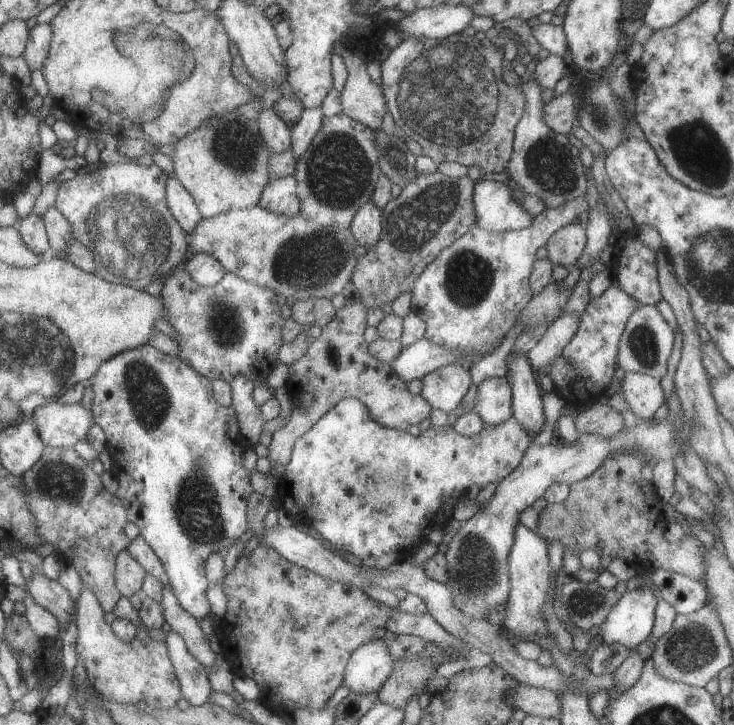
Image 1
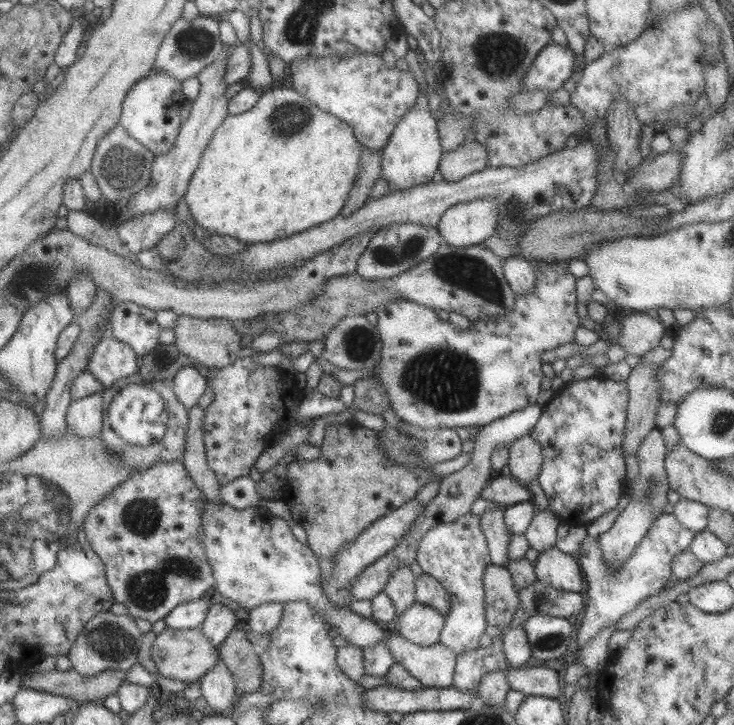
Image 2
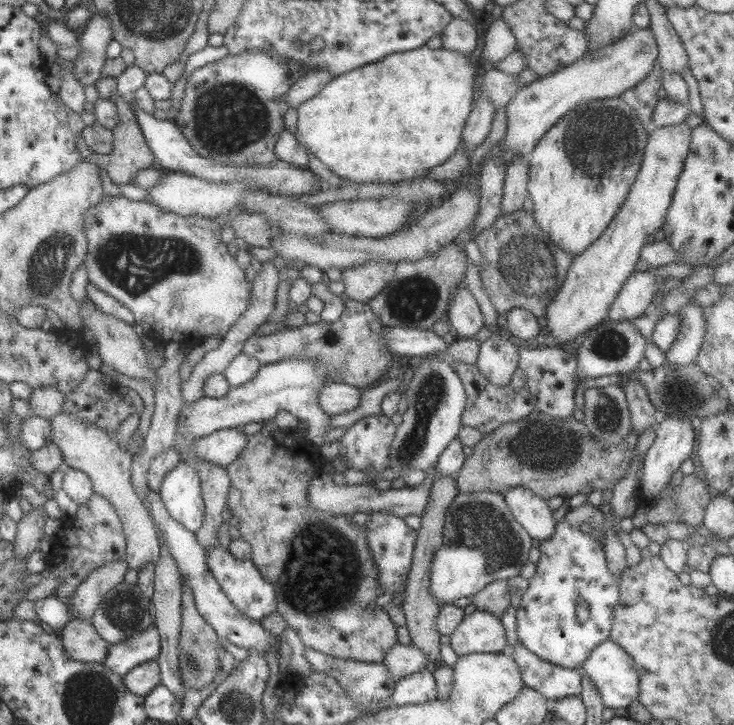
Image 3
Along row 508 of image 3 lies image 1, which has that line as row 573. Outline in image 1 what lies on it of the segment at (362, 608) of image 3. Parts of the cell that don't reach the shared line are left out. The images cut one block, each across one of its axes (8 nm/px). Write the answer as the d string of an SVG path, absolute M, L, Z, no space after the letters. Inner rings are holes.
M258 545L247 556L240 555L237 559L235 568L222 580L224 590L228 599L227 613L221 622L222 638L221 644L226 650L226 660L230 663L236 676L253 678L262 690L272 690L272 694L282 698L283 703L292 703L296 707L310 707L311 709L324 709L329 698L343 685L346 665L350 655L367 642L382 640L386 636L387 622L390 620L393 608L388 607L380 601L374 600L367 591L362 590L356 585L334 581L317 575L307 568L298 566L286 560L279 552L266 545Z

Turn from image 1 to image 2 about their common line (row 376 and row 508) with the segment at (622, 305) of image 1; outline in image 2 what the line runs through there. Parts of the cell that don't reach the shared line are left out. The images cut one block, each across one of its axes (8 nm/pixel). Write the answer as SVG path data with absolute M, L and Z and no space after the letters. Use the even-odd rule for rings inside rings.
M590 377L561 386L544 405L539 421L531 435L543 448L544 460L539 483L550 503L550 510L561 523L568 526L587 526L594 519L616 509L618 499L628 489L623 438L627 425L629 390L626 381L600 380Z

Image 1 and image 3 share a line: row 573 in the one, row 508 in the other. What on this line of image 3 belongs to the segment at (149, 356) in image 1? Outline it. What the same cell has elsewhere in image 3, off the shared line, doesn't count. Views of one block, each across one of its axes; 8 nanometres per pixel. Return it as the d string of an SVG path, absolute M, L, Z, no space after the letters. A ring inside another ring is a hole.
M184 460L166 473L160 487L160 498L170 516L192 532L205 521L205 500L197 470Z

